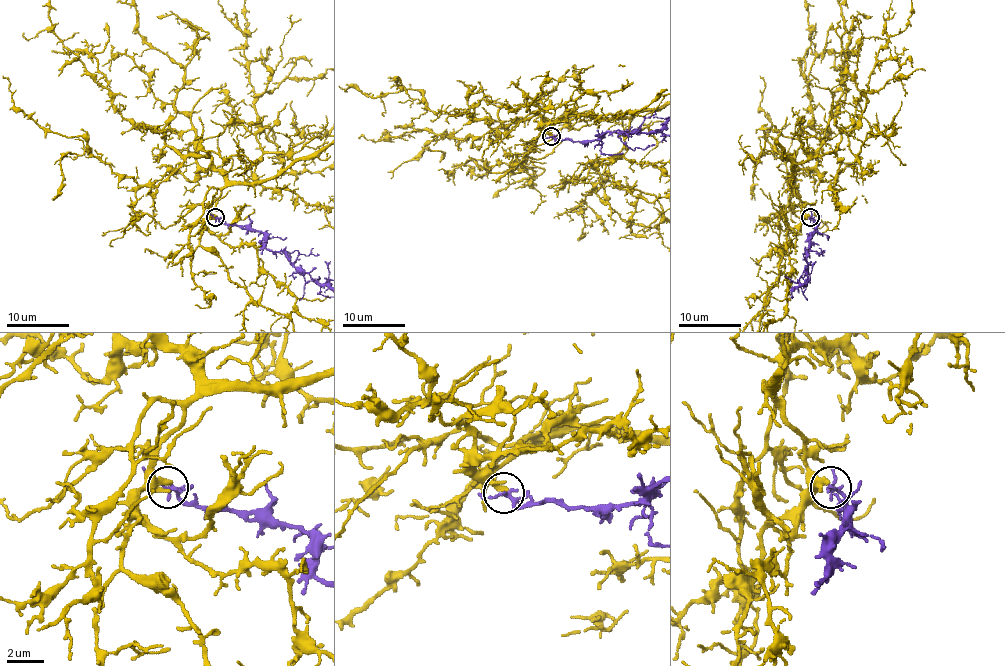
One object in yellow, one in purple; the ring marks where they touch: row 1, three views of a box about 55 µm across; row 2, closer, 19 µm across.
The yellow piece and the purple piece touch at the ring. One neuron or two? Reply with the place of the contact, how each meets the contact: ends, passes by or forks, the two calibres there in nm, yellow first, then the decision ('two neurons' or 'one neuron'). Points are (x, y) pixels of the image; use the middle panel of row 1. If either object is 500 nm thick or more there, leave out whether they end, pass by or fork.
(551, 136) | yellow passes by | purple forks | 260/180 nm | one neuron

